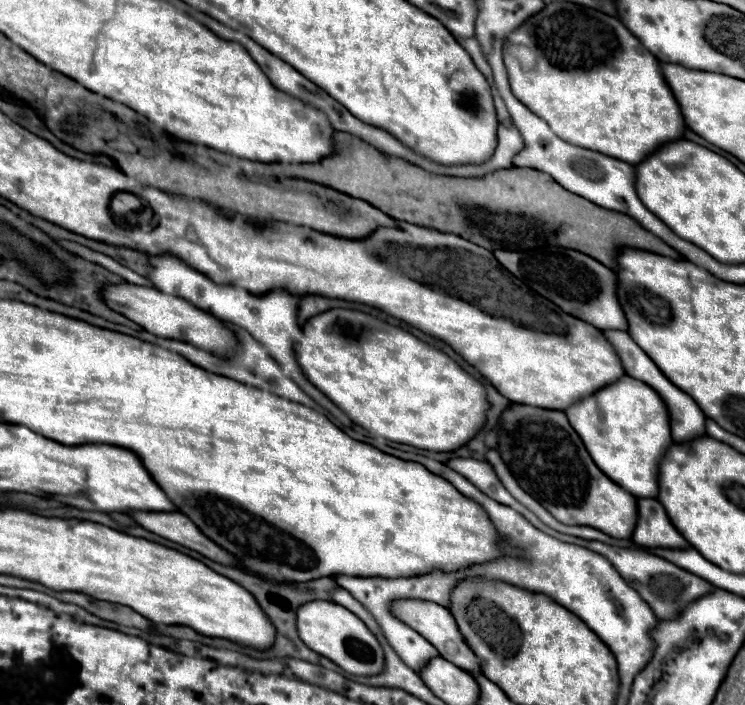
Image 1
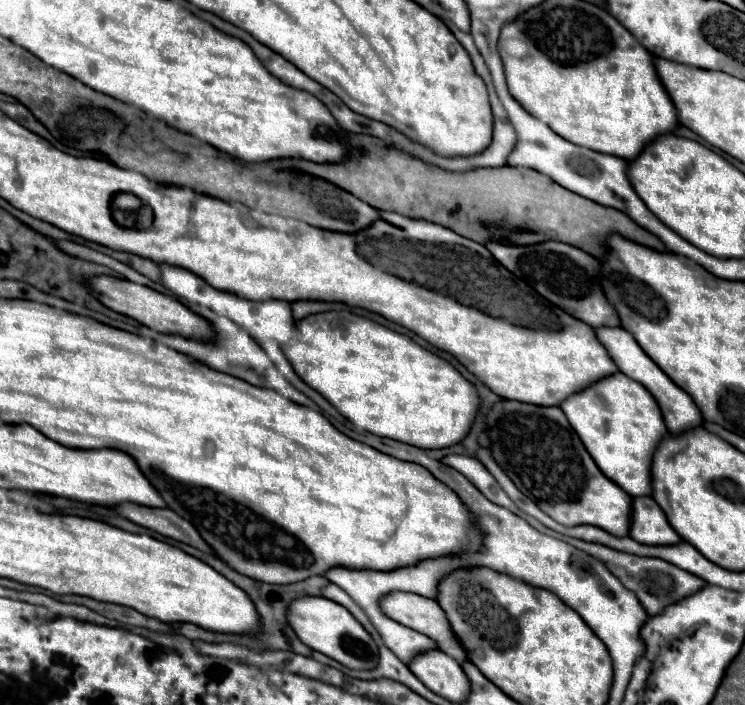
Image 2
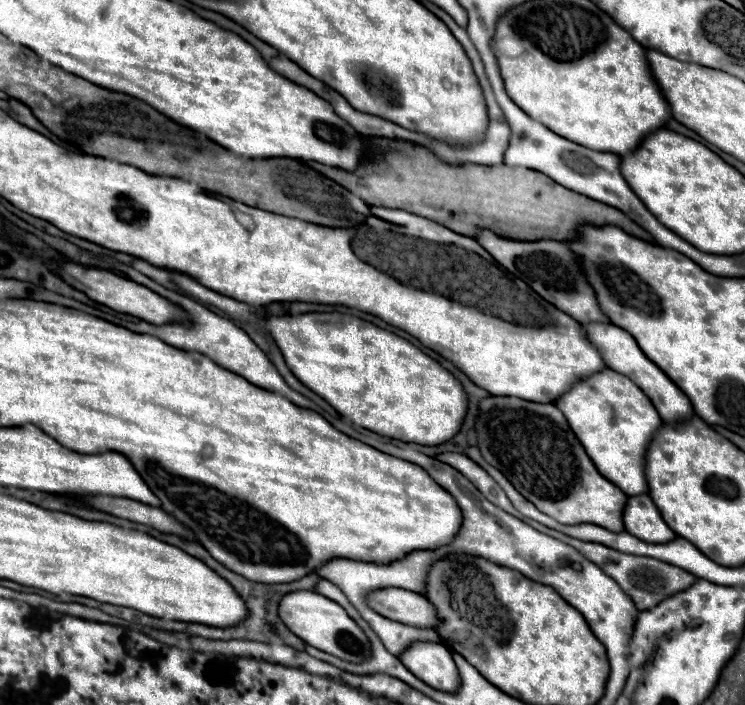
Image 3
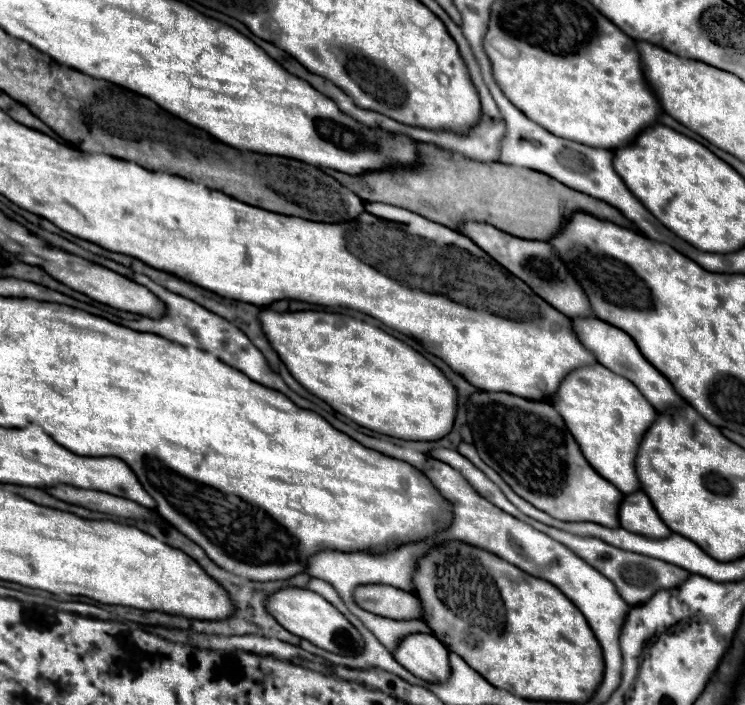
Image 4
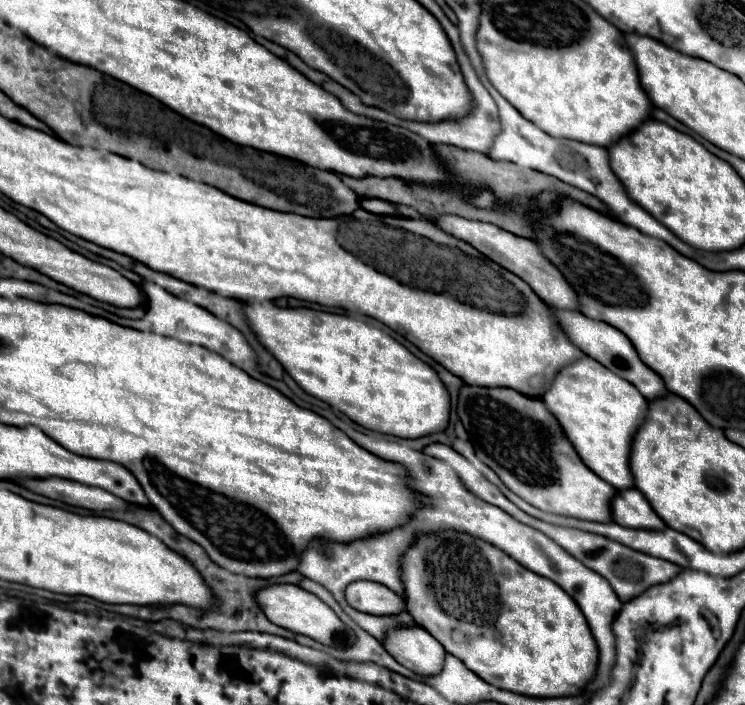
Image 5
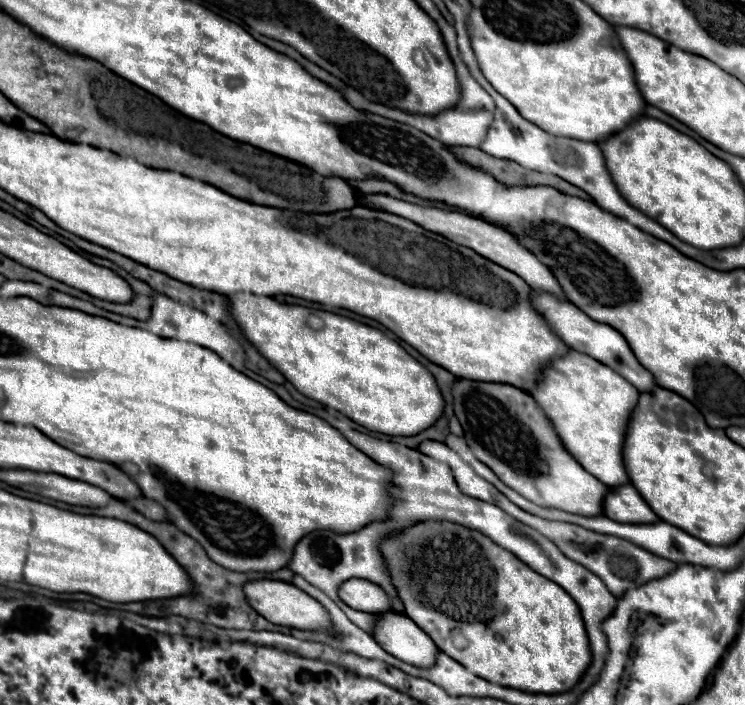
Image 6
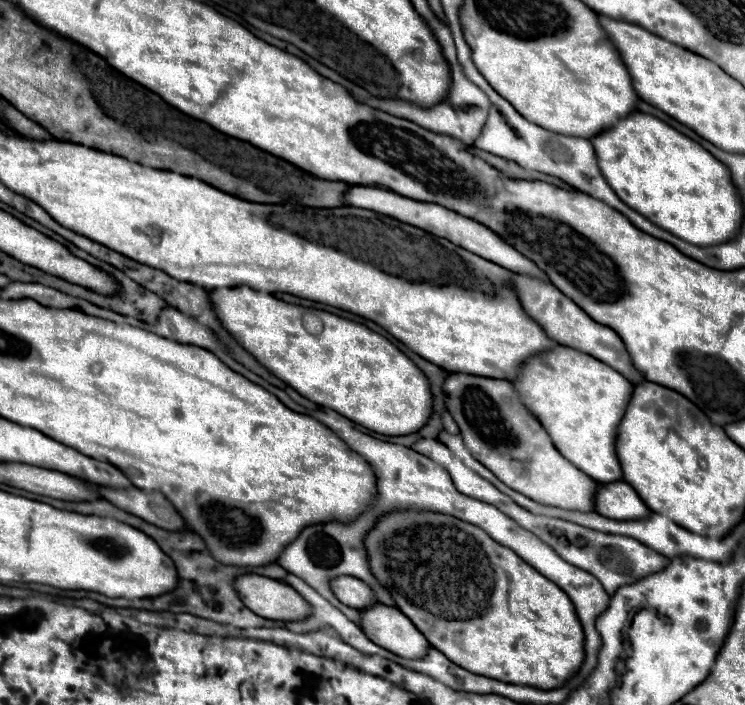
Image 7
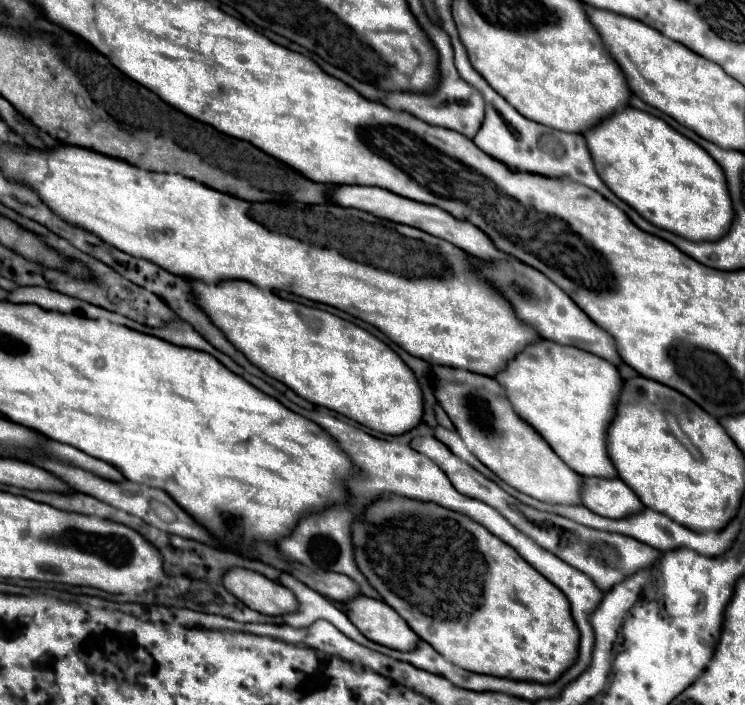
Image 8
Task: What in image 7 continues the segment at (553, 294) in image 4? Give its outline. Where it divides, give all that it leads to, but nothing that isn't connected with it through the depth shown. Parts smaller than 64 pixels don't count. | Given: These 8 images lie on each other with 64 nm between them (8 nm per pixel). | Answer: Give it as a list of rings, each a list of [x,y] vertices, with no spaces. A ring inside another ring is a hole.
[[[348,186],[346,194],[344,194],[344,202],[356,208],[366,208],[390,218],[396,218],[400,222],[412,224],[416,228],[422,228],[434,236],[446,238],[450,242],[454,242],[456,246],[466,248],[472,254],[478,254],[484,260],[490,260],[494,264],[500,264],[508,270],[514,272],[524,272],[530,276],[540,276],[540,280],[548,280],[548,276],[544,276],[544,272],[540,272],[540,268],[536,268],[536,264],[532,264],[530,260],[524,260],[524,256],[520,256],[512,246],[506,246],[504,240],[500,240],[494,232],[488,232],[488,228],[484,228],[482,224],[476,224],[474,220],[468,220],[464,216],[456,216],[454,212],[448,212],[446,208],[440,208],[436,204],[426,204],[426,202],[416,202],[410,198],[402,198],[400,194],[388,192],[388,190],[380,190],[380,188],[366,188],[366,186]]]

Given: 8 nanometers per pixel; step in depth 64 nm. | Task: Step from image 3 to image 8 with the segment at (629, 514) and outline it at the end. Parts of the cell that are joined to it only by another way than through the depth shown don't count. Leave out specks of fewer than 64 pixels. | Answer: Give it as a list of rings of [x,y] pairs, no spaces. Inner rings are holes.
[[[582,476],[580,498],[586,508],[608,518],[628,516],[628,512],[640,512],[644,508],[640,498],[620,478],[602,480]]]

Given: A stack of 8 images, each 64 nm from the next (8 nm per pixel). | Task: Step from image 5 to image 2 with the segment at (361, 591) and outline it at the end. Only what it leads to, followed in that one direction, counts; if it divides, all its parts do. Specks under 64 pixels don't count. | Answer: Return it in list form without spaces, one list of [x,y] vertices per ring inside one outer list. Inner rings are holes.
[[[390,592],[380,598],[380,610],[388,618],[436,640],[438,648],[454,660],[468,660],[460,644],[456,644],[456,636],[448,632],[446,616],[434,600],[416,596],[412,592]]]

